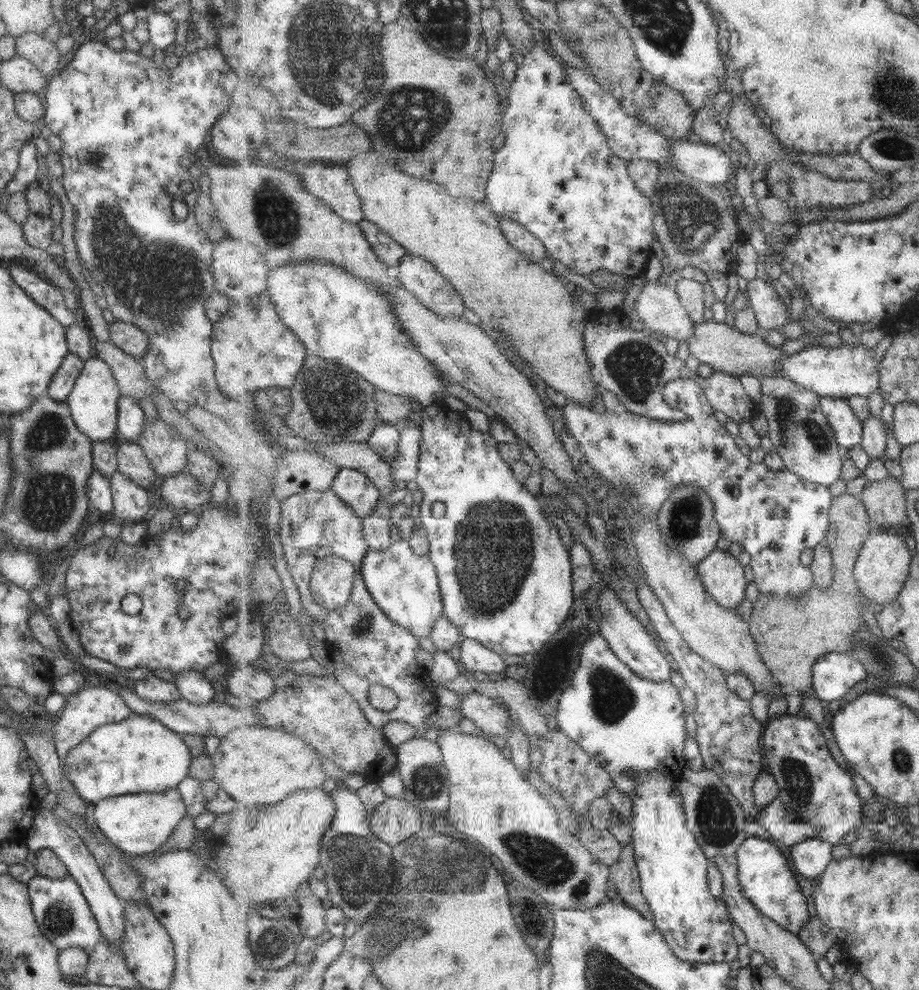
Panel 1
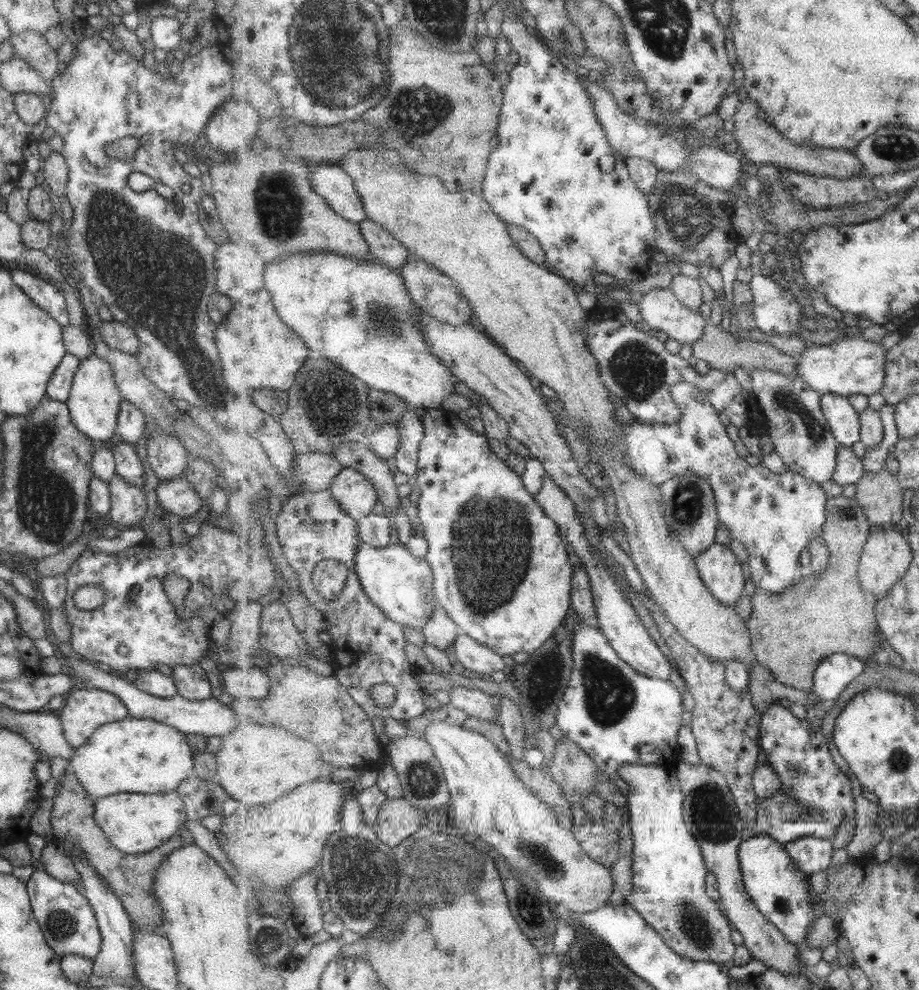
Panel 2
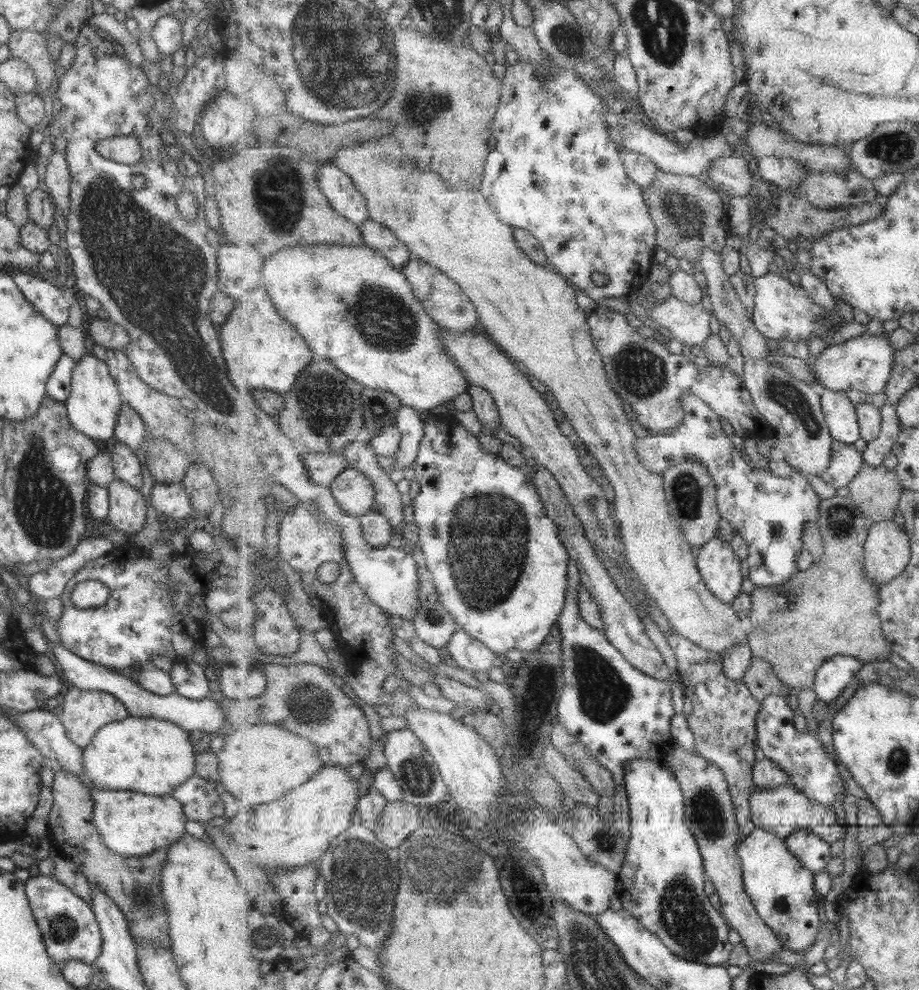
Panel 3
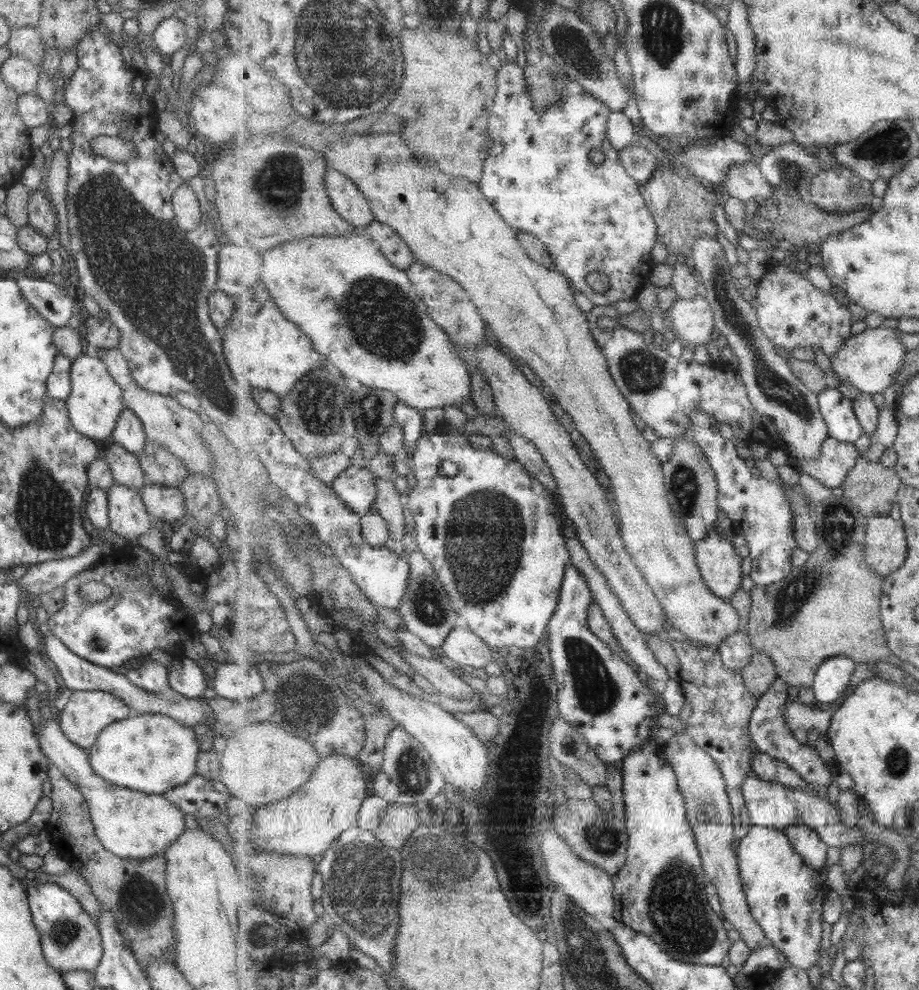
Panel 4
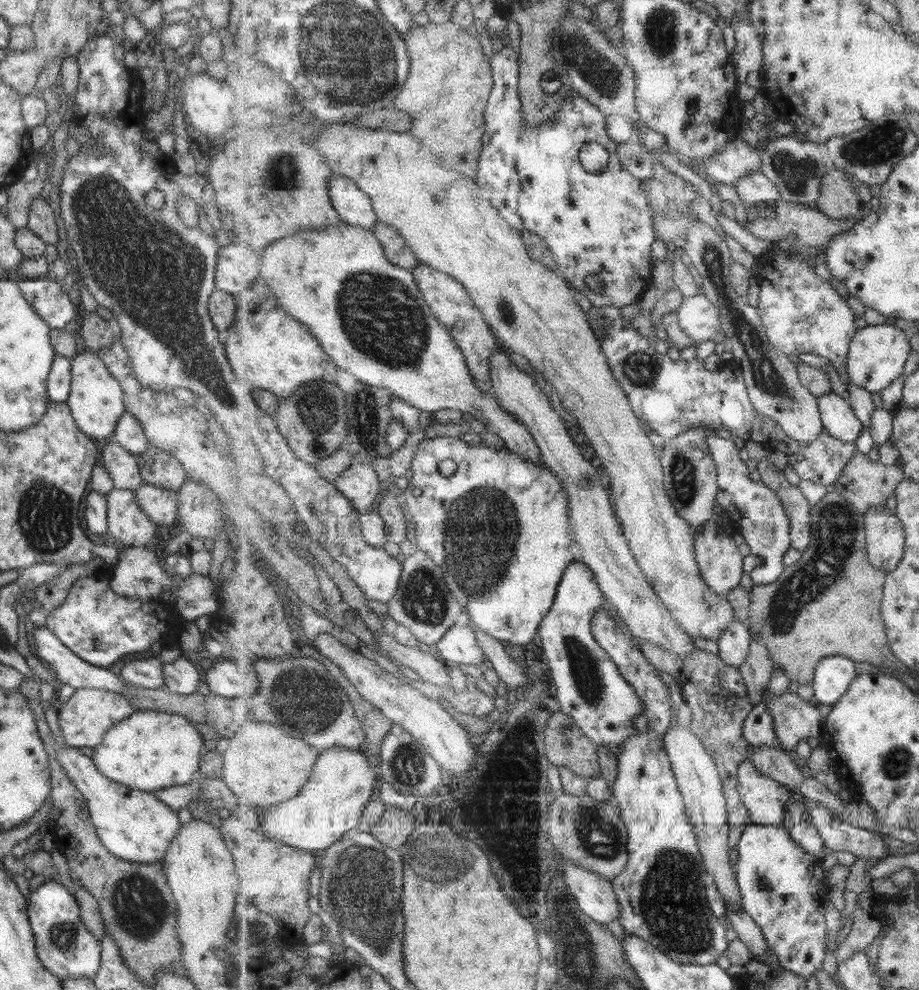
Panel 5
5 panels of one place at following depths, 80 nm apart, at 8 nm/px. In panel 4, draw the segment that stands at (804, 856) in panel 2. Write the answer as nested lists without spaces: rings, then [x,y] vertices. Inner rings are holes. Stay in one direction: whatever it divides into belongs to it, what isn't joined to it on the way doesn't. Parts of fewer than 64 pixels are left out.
[[[807,825],[791,826],[786,835],[796,851],[804,856],[805,862],[814,869],[826,870],[827,850],[829,845],[819,836],[816,830]]]

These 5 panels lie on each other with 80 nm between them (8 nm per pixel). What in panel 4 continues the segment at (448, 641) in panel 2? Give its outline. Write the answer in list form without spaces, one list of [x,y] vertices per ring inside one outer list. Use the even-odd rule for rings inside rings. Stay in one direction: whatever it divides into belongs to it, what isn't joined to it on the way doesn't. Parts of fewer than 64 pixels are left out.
[[[417,549],[410,553],[407,559],[411,565],[412,574],[408,580],[408,594],[404,596],[397,610],[398,614],[404,621],[405,628],[417,634],[429,646],[442,648],[449,633],[455,627],[465,626],[466,620],[455,610],[437,570],[427,560],[427,557]]]

